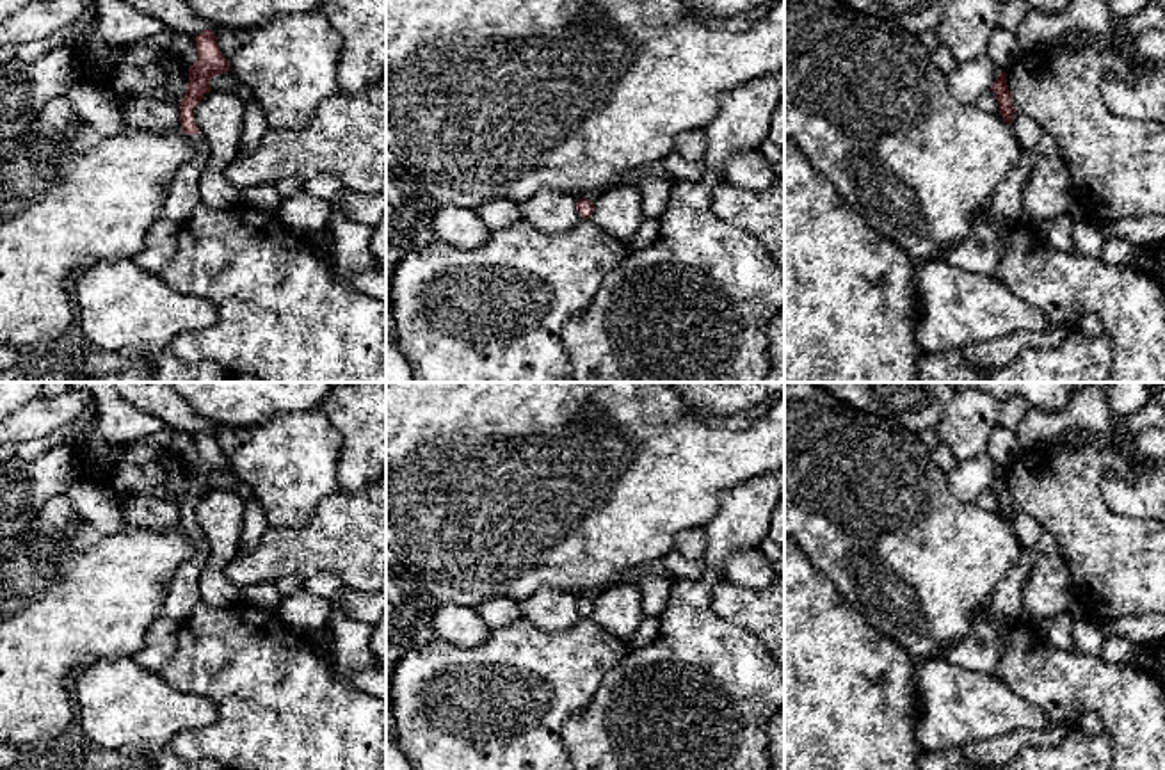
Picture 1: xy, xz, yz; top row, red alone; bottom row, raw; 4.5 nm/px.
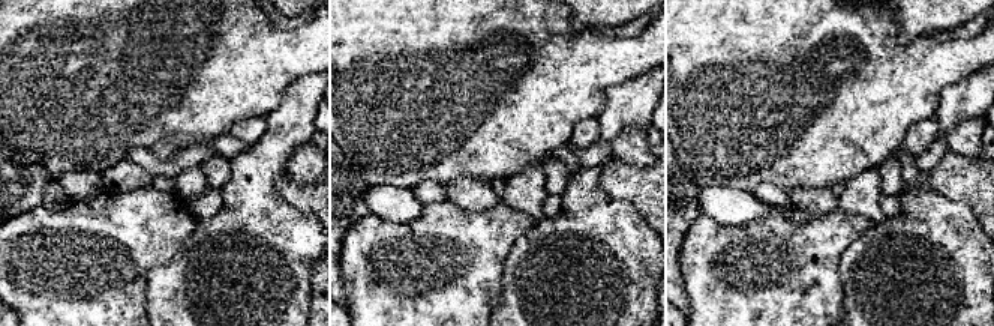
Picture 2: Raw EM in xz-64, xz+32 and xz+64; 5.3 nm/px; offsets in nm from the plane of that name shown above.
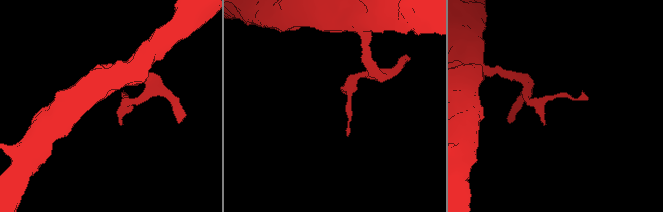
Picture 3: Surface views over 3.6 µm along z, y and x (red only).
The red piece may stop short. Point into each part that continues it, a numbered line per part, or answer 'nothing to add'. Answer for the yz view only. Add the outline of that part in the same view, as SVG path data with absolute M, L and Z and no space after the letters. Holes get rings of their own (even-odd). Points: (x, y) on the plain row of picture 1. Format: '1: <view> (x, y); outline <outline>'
nothing to add

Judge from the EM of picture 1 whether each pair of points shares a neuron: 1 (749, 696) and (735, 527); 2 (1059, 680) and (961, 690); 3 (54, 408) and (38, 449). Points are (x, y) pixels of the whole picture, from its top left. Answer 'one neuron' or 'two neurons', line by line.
1: one neuron
2: two neurons
3: two neurons

